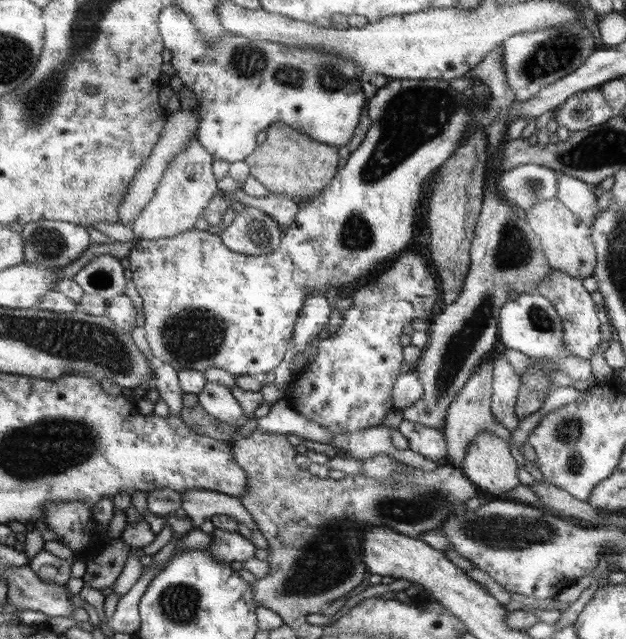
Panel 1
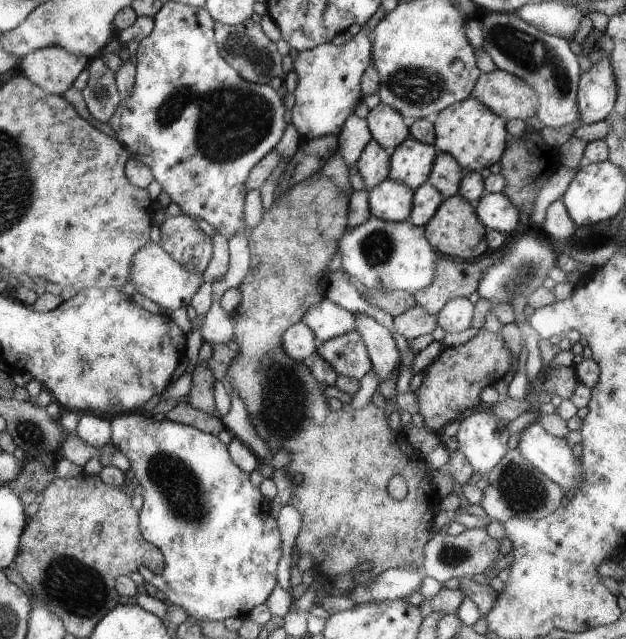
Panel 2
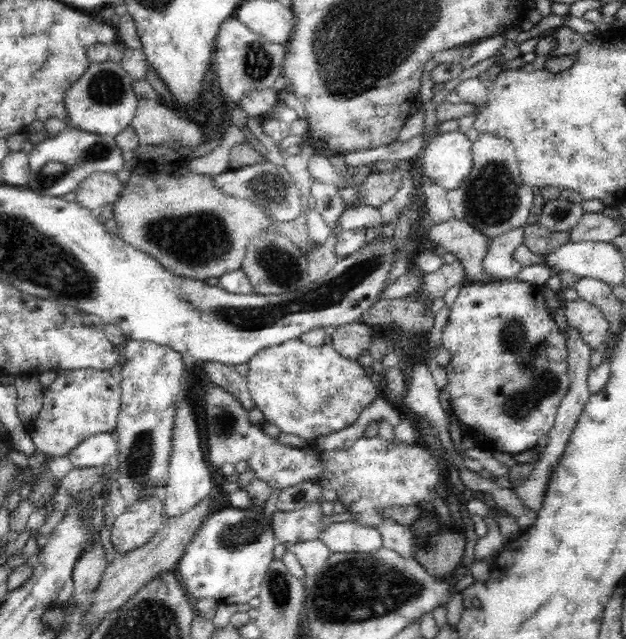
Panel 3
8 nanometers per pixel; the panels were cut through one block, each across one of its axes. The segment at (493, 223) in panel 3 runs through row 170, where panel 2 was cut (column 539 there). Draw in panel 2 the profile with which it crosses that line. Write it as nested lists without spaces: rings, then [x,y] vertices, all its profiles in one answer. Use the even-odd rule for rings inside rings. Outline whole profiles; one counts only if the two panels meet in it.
[[[514,448],[502,458],[501,462],[490,473],[486,474],[488,487],[483,491],[484,498],[480,506],[493,521],[503,522],[508,518],[521,520],[539,520],[555,512],[560,506],[564,496],[562,488],[549,480],[524,460],[520,450]]]

